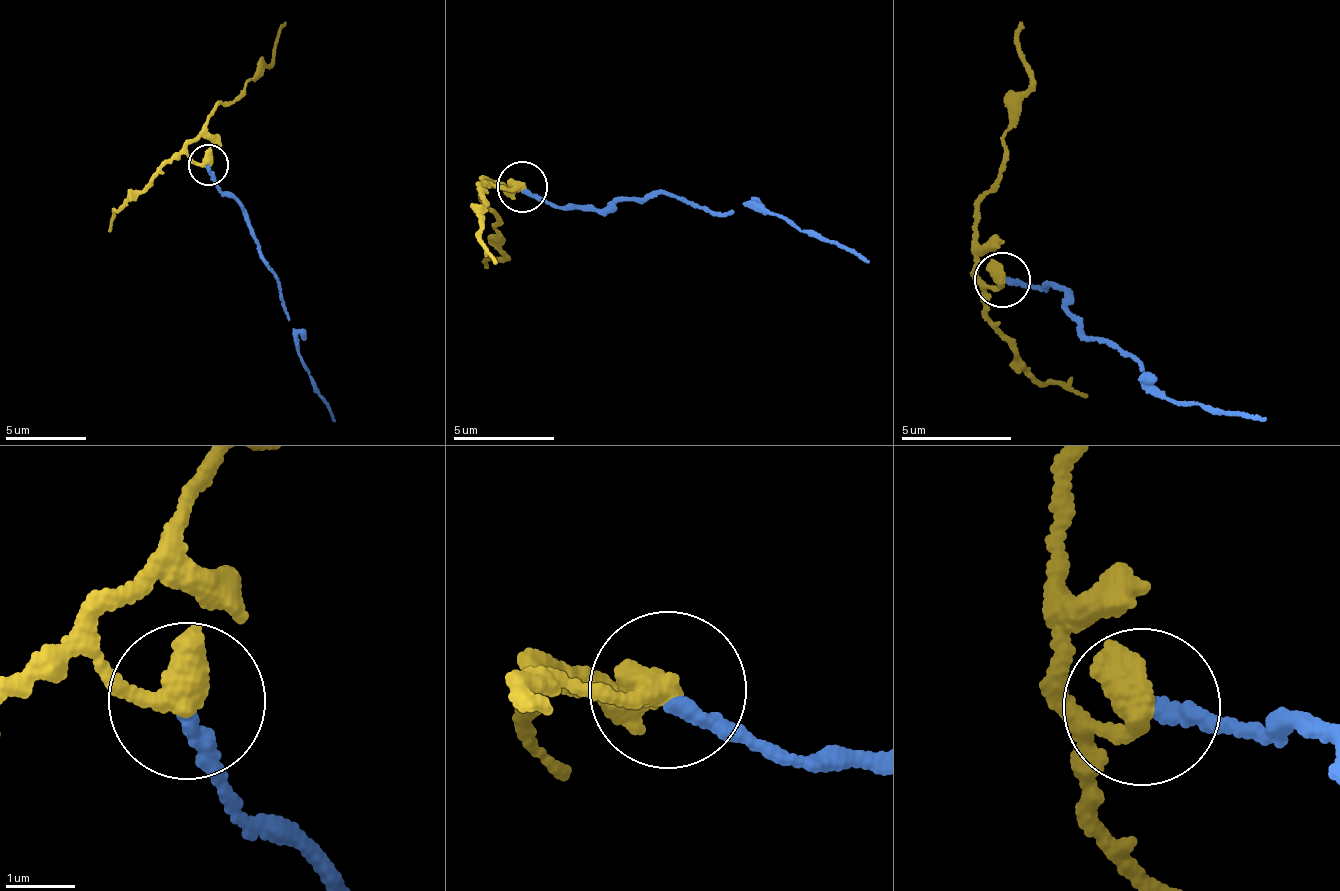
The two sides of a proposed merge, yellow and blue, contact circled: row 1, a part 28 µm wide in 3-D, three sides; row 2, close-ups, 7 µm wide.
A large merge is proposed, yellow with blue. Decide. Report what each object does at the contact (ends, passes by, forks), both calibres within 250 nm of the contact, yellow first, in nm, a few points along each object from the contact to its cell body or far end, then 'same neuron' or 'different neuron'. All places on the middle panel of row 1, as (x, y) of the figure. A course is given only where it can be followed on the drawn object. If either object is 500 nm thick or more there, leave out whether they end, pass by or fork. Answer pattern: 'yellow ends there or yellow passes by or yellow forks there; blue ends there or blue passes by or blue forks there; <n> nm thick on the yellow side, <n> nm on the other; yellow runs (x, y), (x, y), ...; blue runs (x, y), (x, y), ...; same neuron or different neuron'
500 nm thick on the yellow side, 240 nm on the other; yellow runs (524, 185), (515, 188), (489, 180), (479, 189), (504, 258), (482, 261), (485, 268); blue runs (524, 190), (570, 208), (598, 210), (632, 197), (674, 192), (723, 213), (752, 205), (870, 263); different neuron

